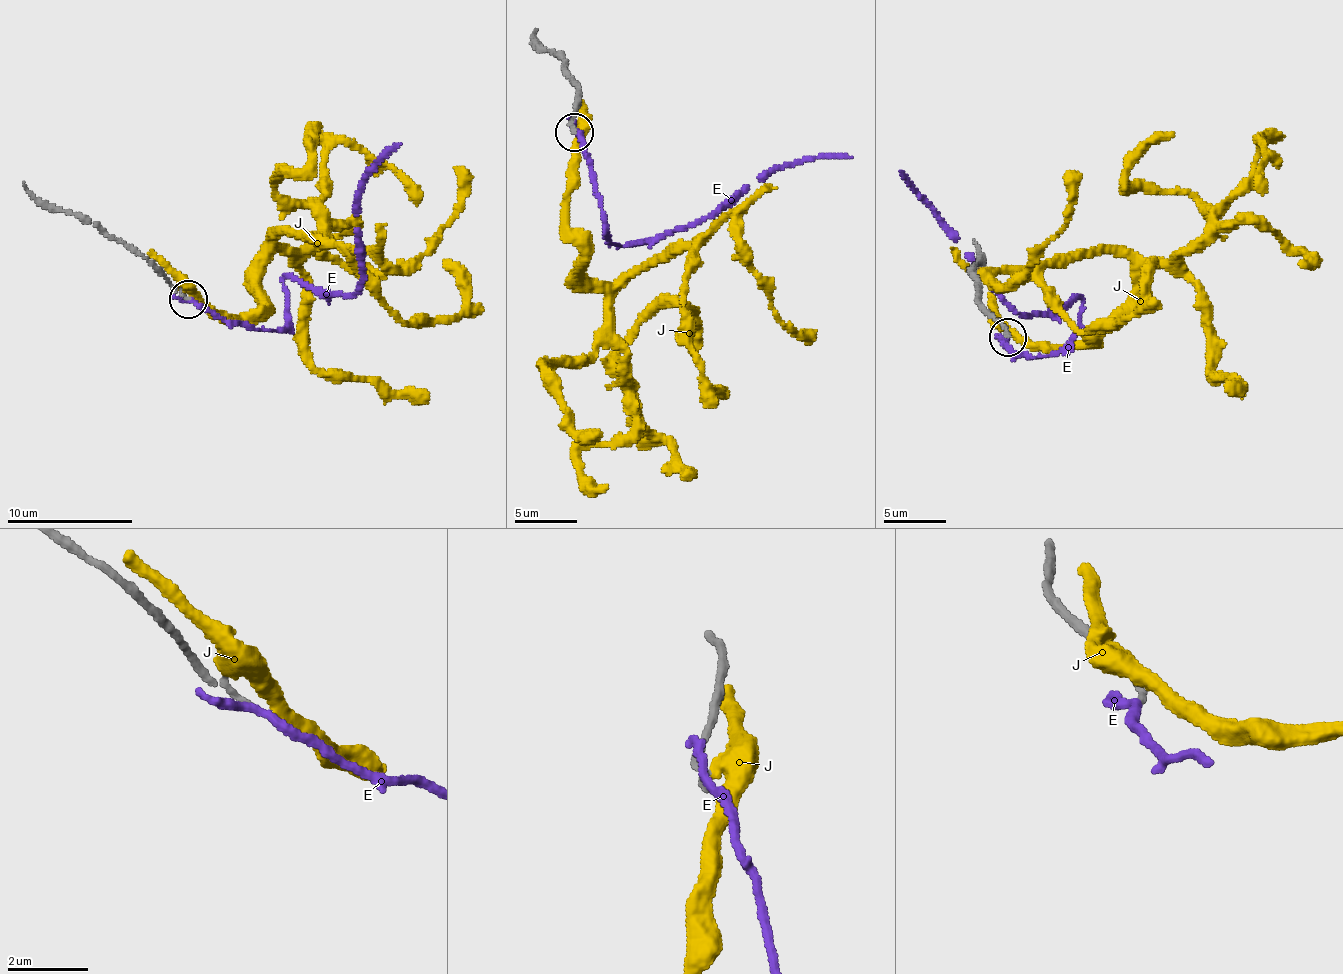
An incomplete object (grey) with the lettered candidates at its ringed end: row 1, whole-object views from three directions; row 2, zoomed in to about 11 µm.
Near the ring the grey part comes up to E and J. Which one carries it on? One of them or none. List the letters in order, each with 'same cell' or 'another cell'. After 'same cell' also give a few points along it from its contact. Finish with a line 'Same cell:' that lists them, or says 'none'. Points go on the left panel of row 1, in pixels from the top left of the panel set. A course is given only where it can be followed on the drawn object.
E: another cell
J: another cell
Same cell: none

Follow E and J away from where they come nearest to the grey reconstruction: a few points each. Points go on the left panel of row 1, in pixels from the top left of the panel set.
E: (189, 298), (281, 331), (283, 281), (354, 294), (357, 195), (401, 143)
J: (181, 289), (244, 319), (261, 304), (261, 255), (293, 232), (409, 268), (452, 216), (460, 198), (453, 167)

